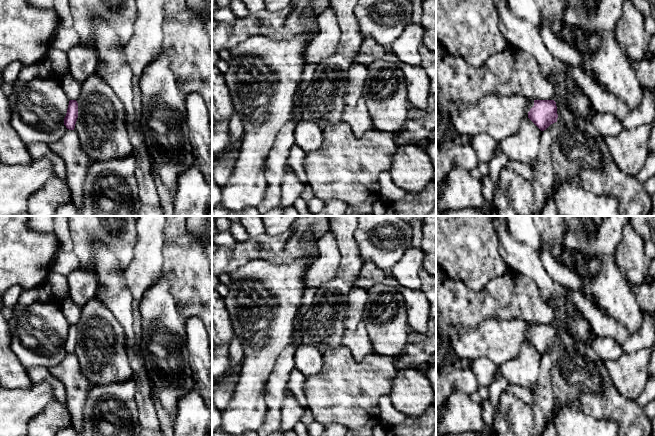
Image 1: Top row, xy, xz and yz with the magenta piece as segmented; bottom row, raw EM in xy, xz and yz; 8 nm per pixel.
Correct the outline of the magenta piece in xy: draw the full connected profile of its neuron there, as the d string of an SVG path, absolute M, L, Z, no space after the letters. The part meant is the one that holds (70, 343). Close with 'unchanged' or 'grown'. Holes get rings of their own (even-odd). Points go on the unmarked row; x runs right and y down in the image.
M70 324L66 340L64 342L64 349L69 354L74 354L78 342L78 327L76 324Z; unchanged

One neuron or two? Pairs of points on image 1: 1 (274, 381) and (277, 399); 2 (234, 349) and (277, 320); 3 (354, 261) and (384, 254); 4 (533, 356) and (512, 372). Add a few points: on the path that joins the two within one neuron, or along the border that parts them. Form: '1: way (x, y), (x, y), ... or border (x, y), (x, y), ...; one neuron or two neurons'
1: way (275, 385), (275, 395); one neuron
2: border (235, 334), (243, 349), (242, 362); two neurons
3: border (355, 236), (358, 252), (363, 261); two neurons
4: way (528, 361), (517, 371); one neuron

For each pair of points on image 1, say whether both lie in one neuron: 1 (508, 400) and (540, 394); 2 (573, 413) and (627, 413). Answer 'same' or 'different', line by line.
1: different
2: different

